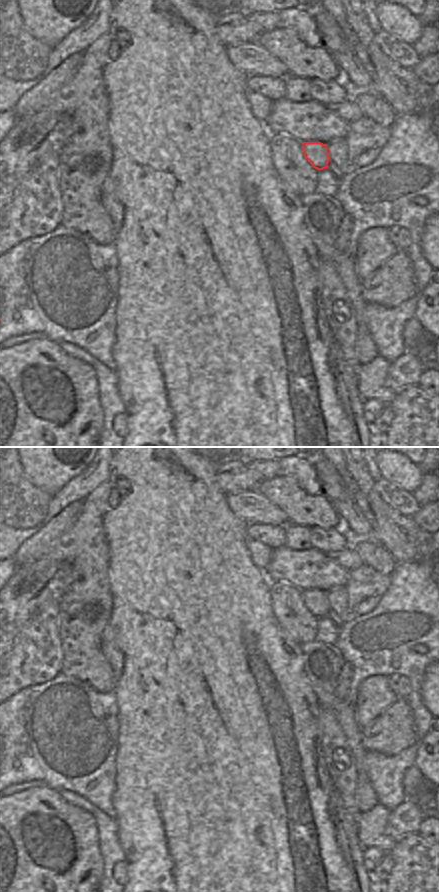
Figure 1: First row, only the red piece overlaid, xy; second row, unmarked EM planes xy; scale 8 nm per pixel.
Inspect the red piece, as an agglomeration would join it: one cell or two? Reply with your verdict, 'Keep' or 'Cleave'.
Keep

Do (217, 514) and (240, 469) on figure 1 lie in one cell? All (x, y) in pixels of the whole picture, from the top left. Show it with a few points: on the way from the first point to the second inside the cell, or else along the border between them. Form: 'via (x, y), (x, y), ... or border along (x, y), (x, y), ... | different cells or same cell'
border along (214, 472), (216, 482), (225, 494) | different cells

